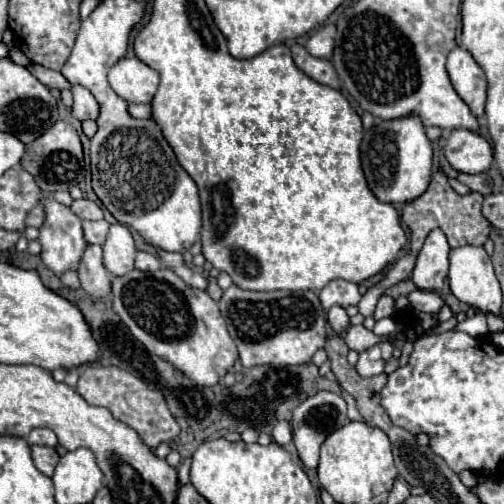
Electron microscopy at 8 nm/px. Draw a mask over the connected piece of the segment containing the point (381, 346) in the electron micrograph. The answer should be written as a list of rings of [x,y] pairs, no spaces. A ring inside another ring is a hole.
[[[378,342],[372,348],[368,348],[366,352],[362,352],[360,358],[358,358],[358,364],[356,364],[358,374],[364,376],[364,378],[382,374],[384,372],[384,362],[392,356],[392,348],[394,346],[390,342]]]

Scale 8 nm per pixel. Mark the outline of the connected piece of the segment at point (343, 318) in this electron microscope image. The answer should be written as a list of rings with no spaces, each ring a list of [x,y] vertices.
[[[334,306],[334,308],[328,312],[328,324],[332,326],[332,330],[334,330],[338,336],[346,334],[346,330],[348,330],[348,326],[350,326],[346,310],[340,308],[340,306]]]

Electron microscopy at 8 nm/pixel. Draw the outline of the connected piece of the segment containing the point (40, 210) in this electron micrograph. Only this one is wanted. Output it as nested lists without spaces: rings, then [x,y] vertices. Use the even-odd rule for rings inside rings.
[[[38,204],[38,206],[28,214],[26,224],[28,224],[28,226],[36,226],[36,228],[40,228],[40,226],[42,226],[42,222],[44,222],[44,218],[46,218],[44,206],[42,206],[42,204]]]

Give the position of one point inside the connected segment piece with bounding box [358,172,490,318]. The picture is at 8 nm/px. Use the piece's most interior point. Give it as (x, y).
(459, 216)

